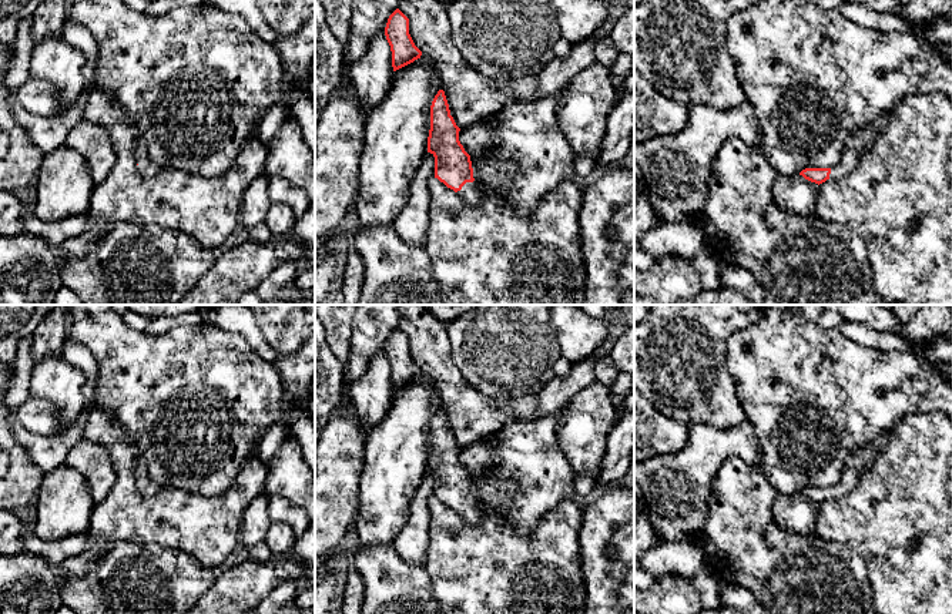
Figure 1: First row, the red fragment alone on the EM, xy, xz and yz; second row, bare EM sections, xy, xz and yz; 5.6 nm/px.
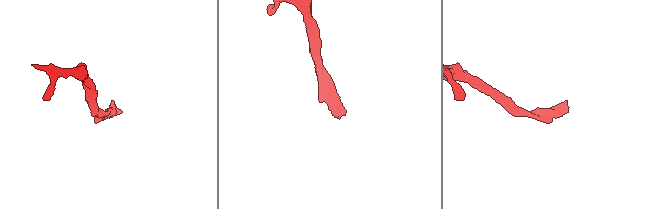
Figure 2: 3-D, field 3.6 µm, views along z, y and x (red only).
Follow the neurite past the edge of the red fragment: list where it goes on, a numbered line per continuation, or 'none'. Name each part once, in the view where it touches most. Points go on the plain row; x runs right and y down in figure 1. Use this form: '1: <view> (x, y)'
1: xz (469, 512)

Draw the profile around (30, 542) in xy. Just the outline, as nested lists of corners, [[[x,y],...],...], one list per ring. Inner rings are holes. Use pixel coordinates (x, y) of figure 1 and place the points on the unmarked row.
[[[88,531],[60,540],[41,540],[34,533],[24,534],[23,547],[33,554],[40,554],[46,561],[58,566],[66,558],[81,554],[90,546]]]

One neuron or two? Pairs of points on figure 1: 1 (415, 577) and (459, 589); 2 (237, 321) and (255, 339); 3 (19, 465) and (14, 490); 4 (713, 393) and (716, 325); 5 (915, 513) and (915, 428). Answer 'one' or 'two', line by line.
1: two
2: one
3: one
4: one
5: one

